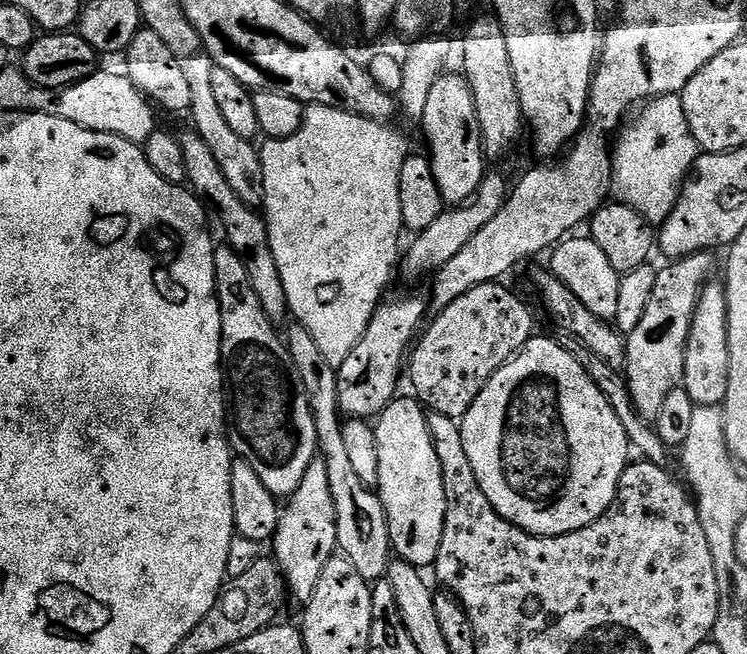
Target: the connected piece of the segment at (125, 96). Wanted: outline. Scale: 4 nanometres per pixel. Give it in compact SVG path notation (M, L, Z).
M98 70L82 82L59 89L55 96L54 115L58 118L66 118L78 126L95 132L109 132L121 136L132 144L143 145L158 128L156 116L152 113L154 108L148 97L137 90L127 75L121 73L119 76L116 72Z

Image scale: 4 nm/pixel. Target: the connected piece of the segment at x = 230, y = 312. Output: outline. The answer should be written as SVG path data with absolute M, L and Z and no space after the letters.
M227 246L217 247L214 254L214 278L216 297L222 314L220 362L224 370L226 389L228 442L239 459L254 466L254 474L262 478L262 486L266 486L266 490L270 490L277 498L290 497L294 490L298 490L302 474L306 474L306 466L310 466L310 462L318 456L314 414L308 405L308 396L300 386L288 346L284 343L281 333L272 329L275 328L273 321L266 318L262 302L258 302L258 294L254 294L254 286L250 286L246 266L235 250Z

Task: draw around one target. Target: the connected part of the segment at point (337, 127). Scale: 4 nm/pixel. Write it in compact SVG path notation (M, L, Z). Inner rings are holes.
M312 106L305 111L302 126L290 138L281 140L263 141L259 149L260 161L262 162L262 178L264 179L264 203L262 205L262 219L268 228L268 241L270 250L274 254L274 262L278 262L278 274L282 274L282 286L286 288L288 299L288 311L294 317L295 323L306 326L310 330L310 338L314 338L318 350L326 357L326 362L337 370L350 358L350 350L358 346L362 334L370 326L370 318L376 312L376 307L385 299L384 291L392 280L392 271L397 271L398 261L402 256L402 244L400 248L400 232L405 231L402 222L402 202L398 194L398 174L402 174L402 162L410 154L410 148L404 141L400 132L395 132L392 126L380 124L377 120L367 120L356 116L353 112L339 112L337 108L322 108Z

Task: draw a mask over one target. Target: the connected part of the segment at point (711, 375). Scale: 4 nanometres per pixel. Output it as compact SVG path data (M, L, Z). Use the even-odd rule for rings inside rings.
M709 282L701 290L696 303L684 359L682 386L690 394L690 398L694 398L697 406L720 406L726 398L726 386L730 374L730 352L726 350L727 329L728 315L723 283Z

